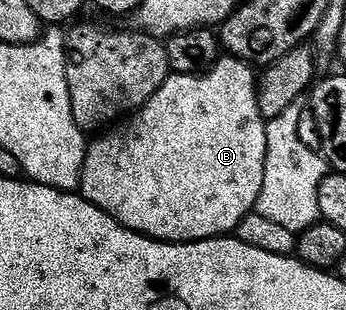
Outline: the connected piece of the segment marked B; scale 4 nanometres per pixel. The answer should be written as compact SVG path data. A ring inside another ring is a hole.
M221 56L213 69L202 74L170 73L163 88L159 88L159 92L155 92L155 96L151 96L151 100L147 100L145 106L142 106L128 121L121 124L126 124L126 126L118 125L100 136L94 137L97 138L94 142L92 139L88 143L79 191L81 197L86 198L88 202L93 202L119 224L140 234L146 234L148 238L153 238L157 242L198 242L208 238L232 235L241 221L256 211L259 192L263 188L265 161L267 160L267 132L265 131L267 119L259 112L257 79L258 75L250 63L244 62L242 58L232 56Z

